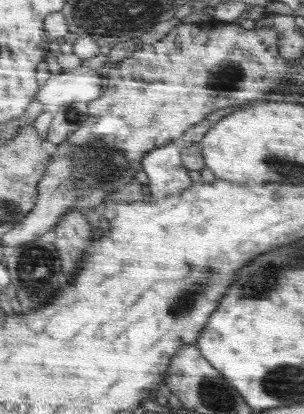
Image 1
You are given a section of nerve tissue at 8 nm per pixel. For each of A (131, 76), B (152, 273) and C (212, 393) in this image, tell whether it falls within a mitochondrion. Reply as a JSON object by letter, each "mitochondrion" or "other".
{"A":"other","B":"other","C":"mitochondrion"}

